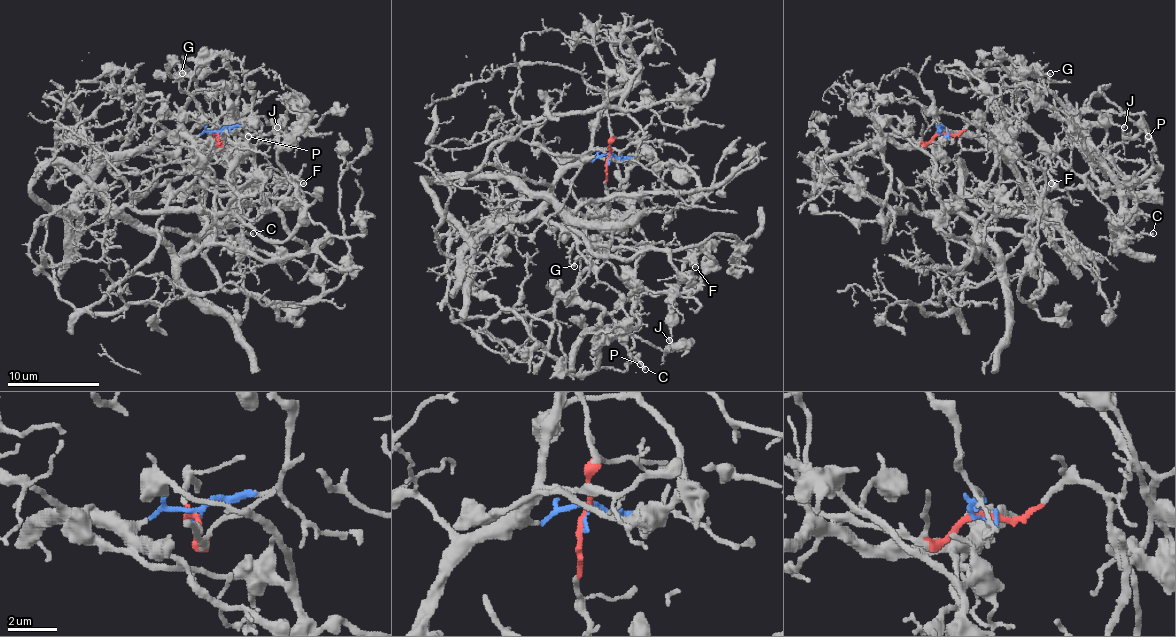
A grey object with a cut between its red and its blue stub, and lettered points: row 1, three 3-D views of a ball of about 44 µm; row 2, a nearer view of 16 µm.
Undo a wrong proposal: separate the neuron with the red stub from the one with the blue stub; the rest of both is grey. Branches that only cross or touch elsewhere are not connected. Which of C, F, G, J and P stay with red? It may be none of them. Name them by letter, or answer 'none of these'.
none of these

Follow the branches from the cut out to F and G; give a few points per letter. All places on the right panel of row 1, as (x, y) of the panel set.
F: (942, 132), (997, 144), (1039, 210), (1062, 217), (1032, 233), (1032, 304), (1046, 270), (1025, 231), (1050, 183)
G: (942, 132), (1013, 148), (1004, 116), (984, 89), (984, 70), (1009, 59), (1023, 70), (1050, 73)

